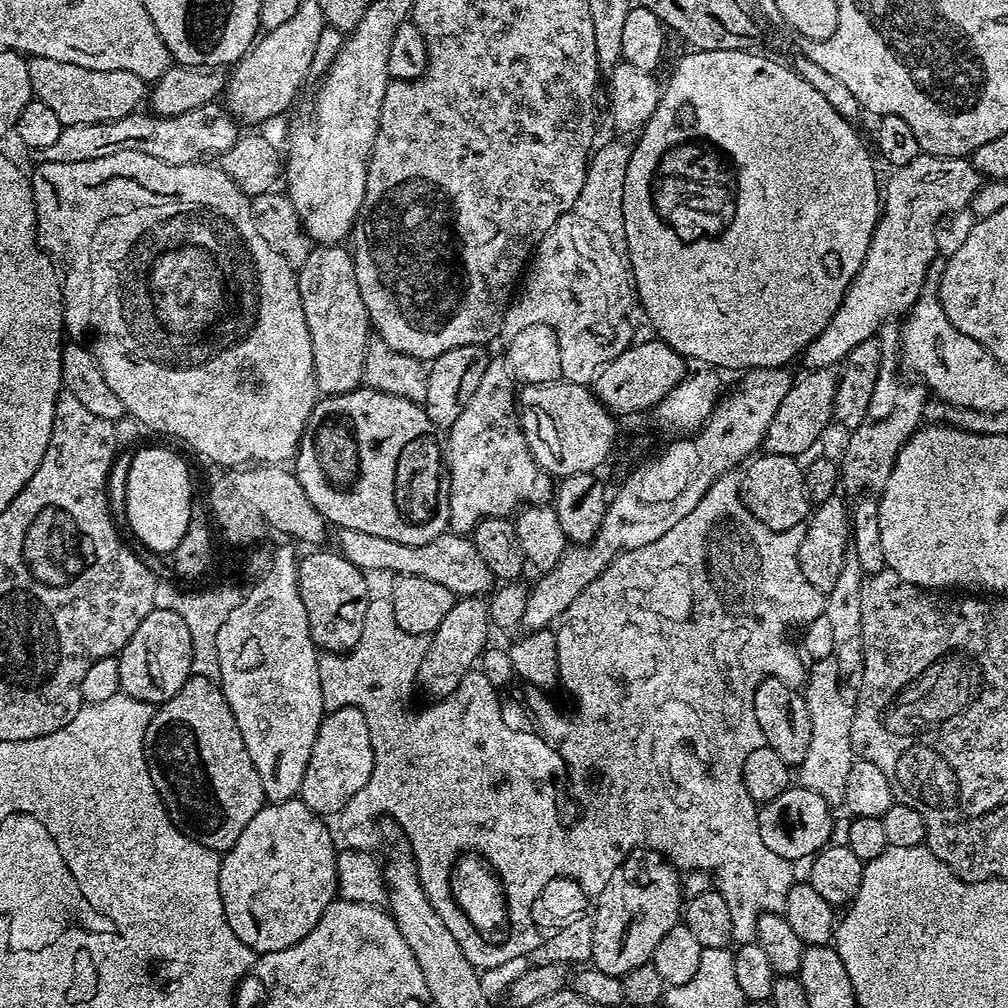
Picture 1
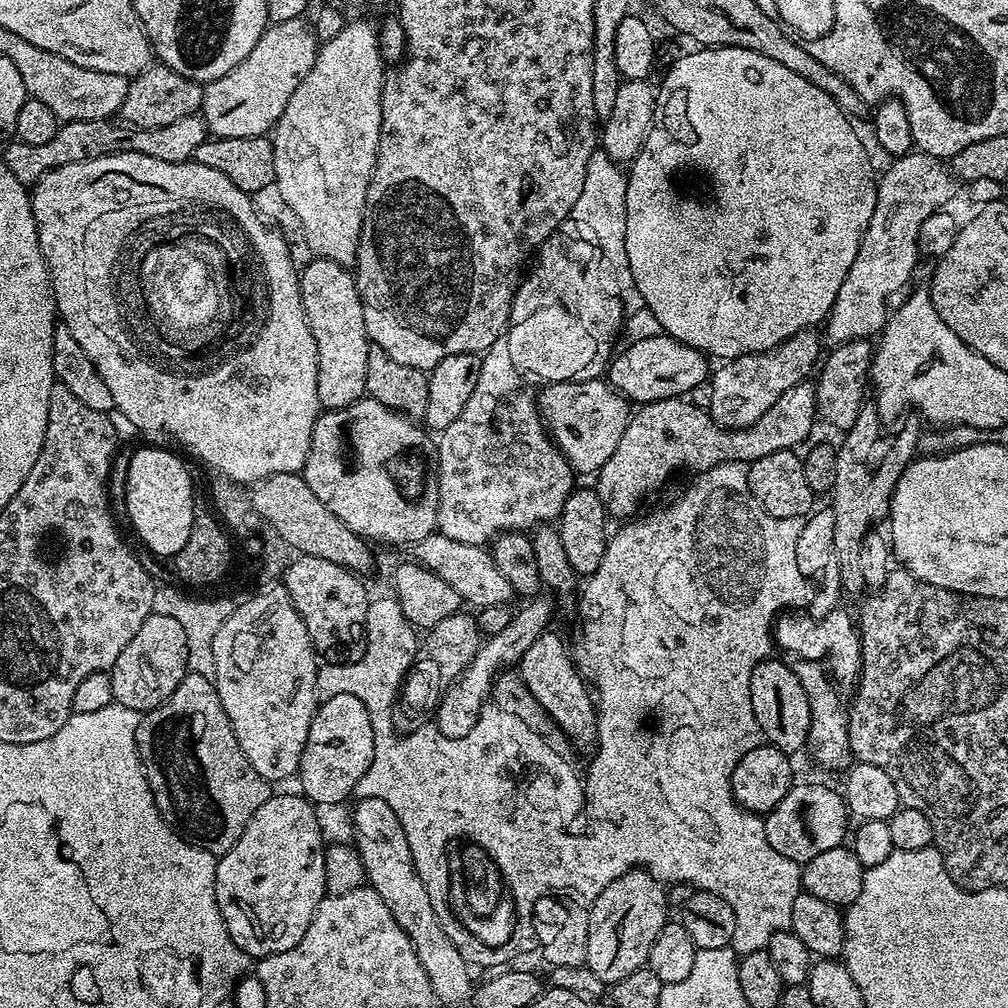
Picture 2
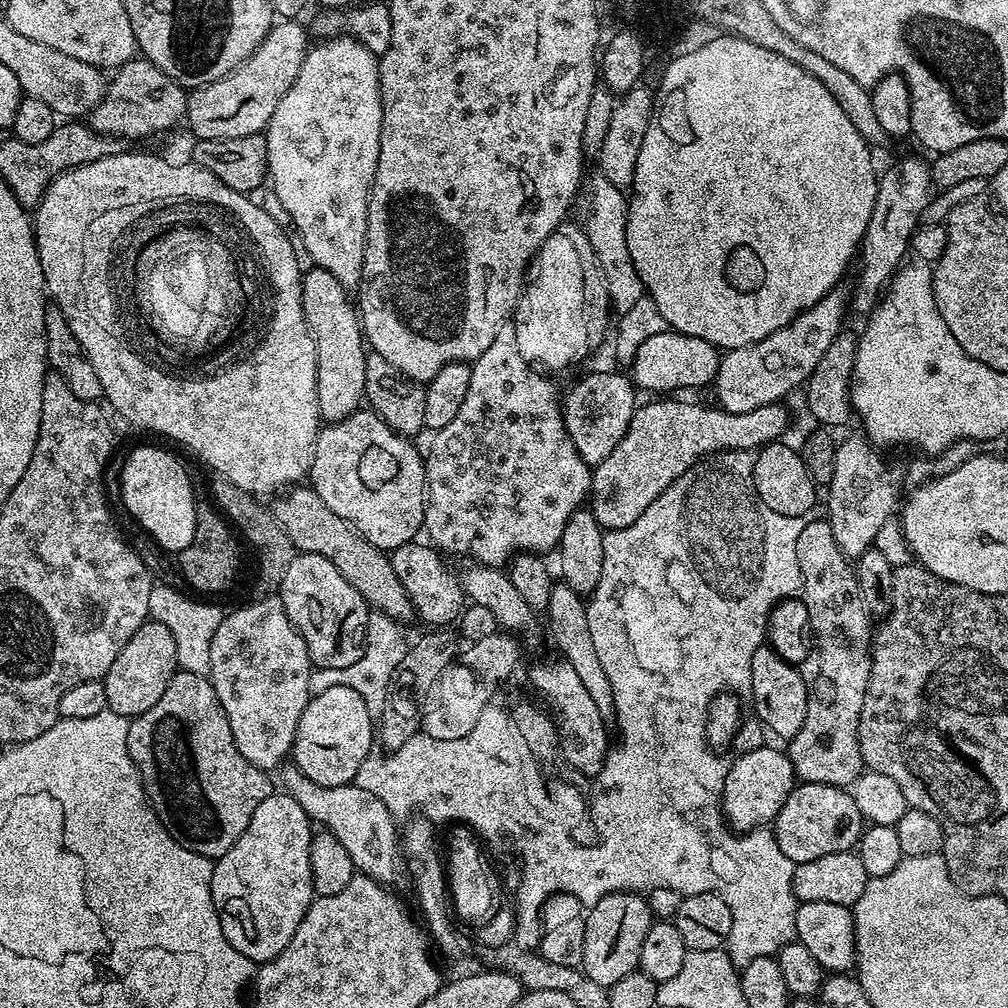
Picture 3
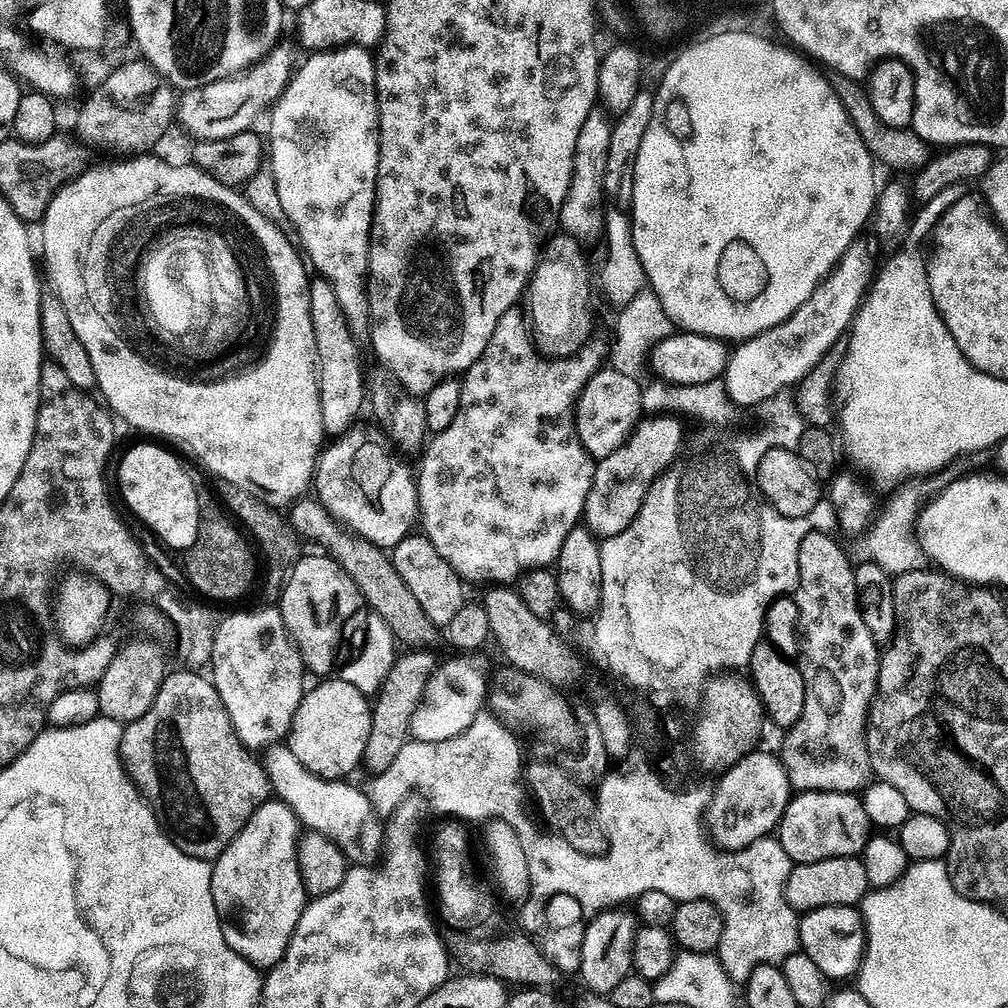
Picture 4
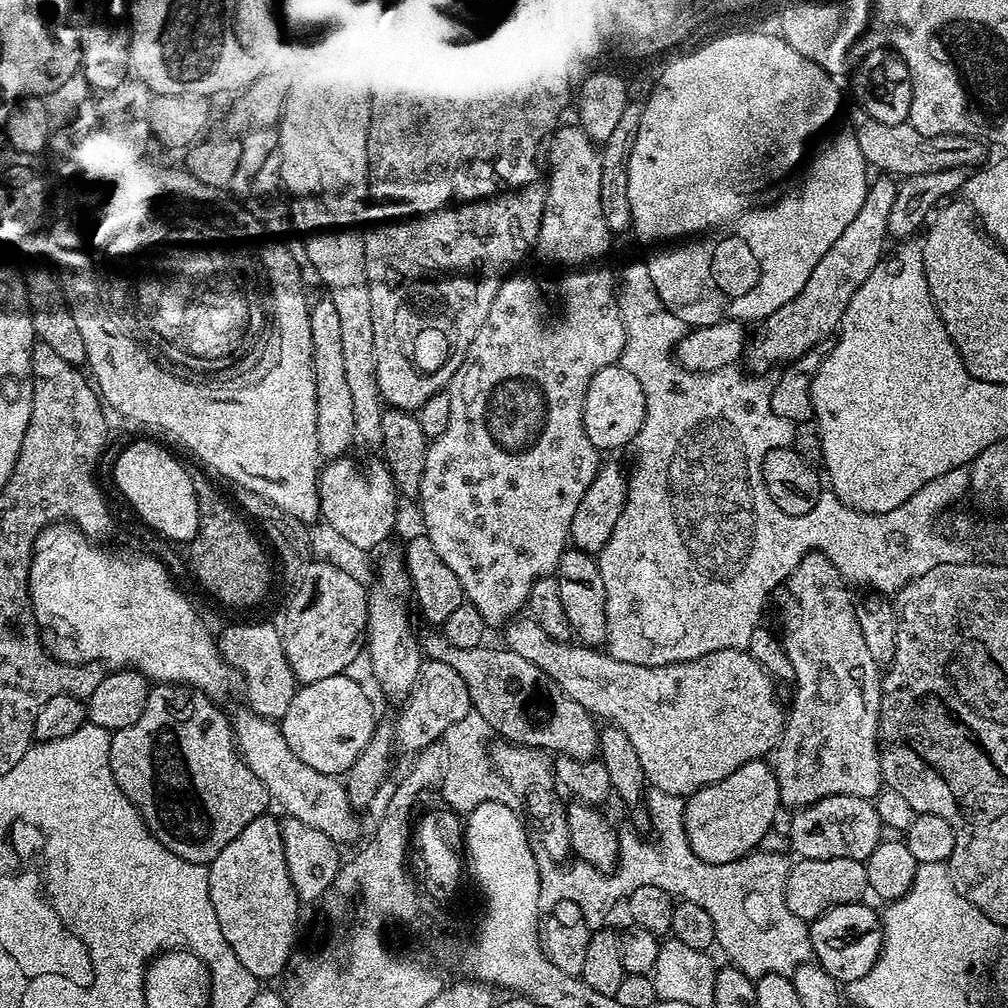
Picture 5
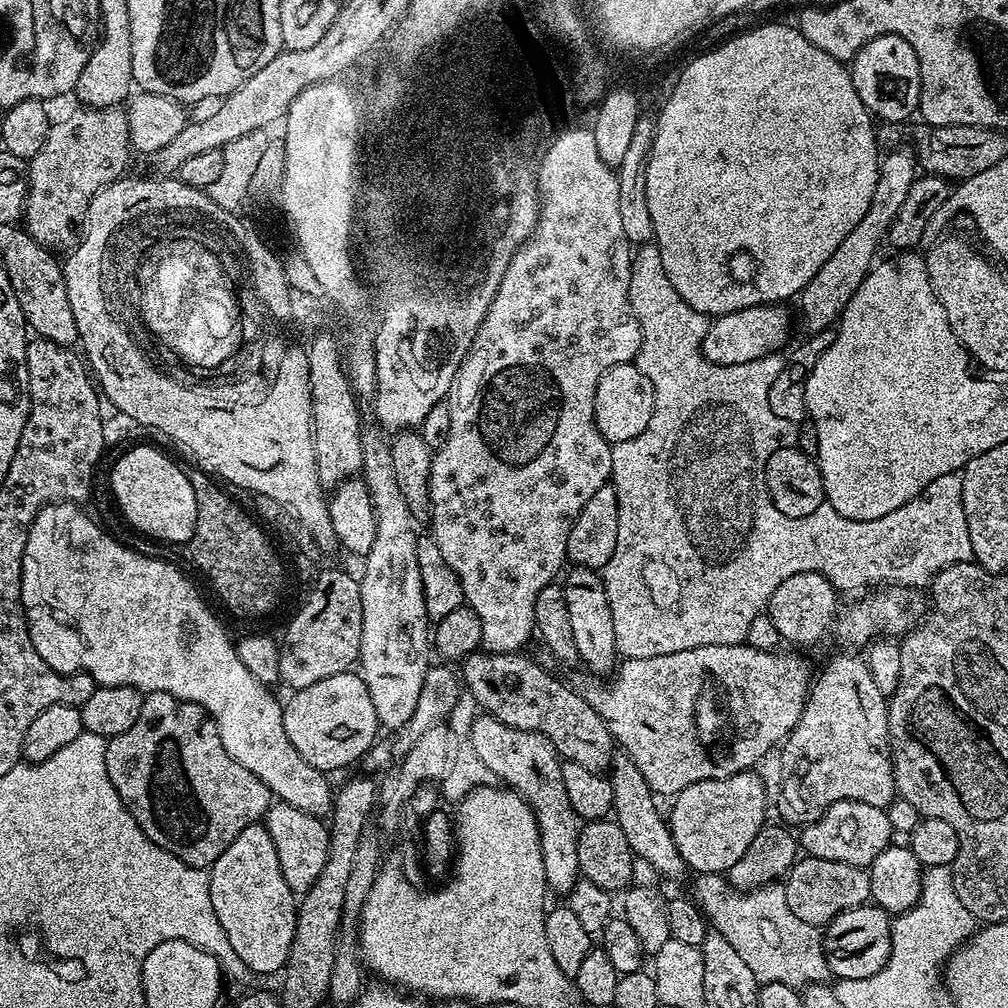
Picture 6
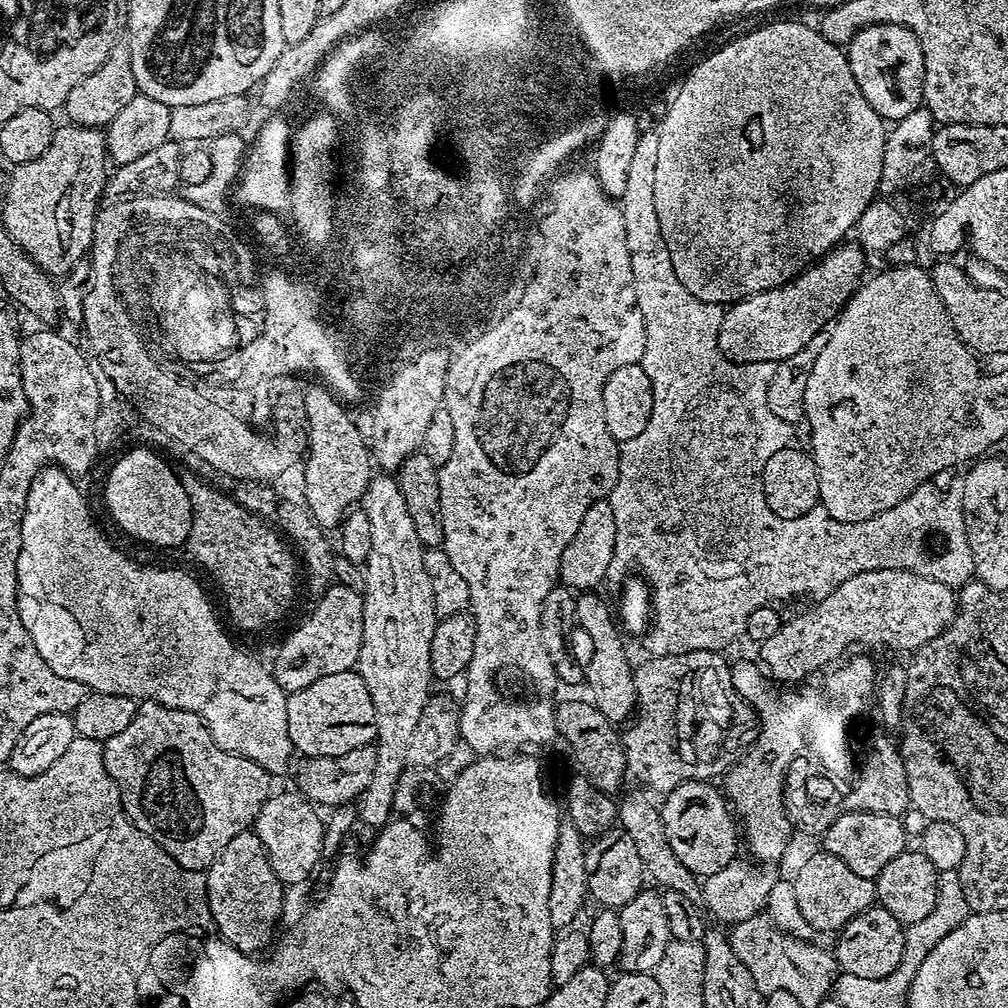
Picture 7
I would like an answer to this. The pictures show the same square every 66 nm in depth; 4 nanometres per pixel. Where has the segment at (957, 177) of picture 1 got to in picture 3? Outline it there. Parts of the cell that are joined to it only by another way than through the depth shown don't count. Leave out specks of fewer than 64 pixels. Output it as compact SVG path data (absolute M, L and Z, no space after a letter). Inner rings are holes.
M902 160L888 168L879 177L876 185L876 201L870 214L870 222L864 231L863 241L858 249L860 277L856 280L856 308L867 314L876 307L886 285L895 276L897 268L905 263L908 243L916 232L916 223L934 193L932 173L927 163L920 160Z

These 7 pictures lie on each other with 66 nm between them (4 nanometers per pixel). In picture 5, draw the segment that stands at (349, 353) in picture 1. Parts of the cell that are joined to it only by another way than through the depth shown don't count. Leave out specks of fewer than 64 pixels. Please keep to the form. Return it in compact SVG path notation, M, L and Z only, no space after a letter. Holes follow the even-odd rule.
M321 298L320 301L313 303L308 309L308 317L310 318L310 334L314 338L314 358L312 359L312 373L314 374L314 382L312 383L314 389L314 399L316 401L316 413L318 414L318 450L321 457L324 458L339 458L349 451L348 447L353 447L356 435L354 434L354 405L350 398L350 389L346 382L346 369L344 359L342 358L342 329L338 323L338 310L334 310L334 302L327 298Z

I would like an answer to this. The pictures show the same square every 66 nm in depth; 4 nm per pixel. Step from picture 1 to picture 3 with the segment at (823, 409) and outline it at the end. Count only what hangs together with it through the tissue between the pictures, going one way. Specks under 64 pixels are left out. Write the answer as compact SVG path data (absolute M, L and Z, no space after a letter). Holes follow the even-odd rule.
M652 398L649 404L641 403L636 413L630 418L630 426L626 434L622 434L622 442L602 458L602 462L592 468L592 486L590 489L590 511L605 530L622 530L638 518L650 506L666 486L677 480L683 472L689 471L701 460L711 457L717 452L742 452L759 450L766 444L781 439L780 436L788 428L788 412L783 403L758 406L758 410L750 410L746 414L726 412L719 406L703 408L700 404L686 404L678 398Z

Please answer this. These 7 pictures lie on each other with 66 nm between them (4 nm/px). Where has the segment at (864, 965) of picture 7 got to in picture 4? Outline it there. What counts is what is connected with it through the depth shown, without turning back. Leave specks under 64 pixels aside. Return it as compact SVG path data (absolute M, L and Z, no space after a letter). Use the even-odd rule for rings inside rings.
M822 906L818 910L810 910L800 916L800 947L826 974L829 981L844 980L855 977L860 971L860 964L864 960L866 937L864 934L864 918L859 907Z

